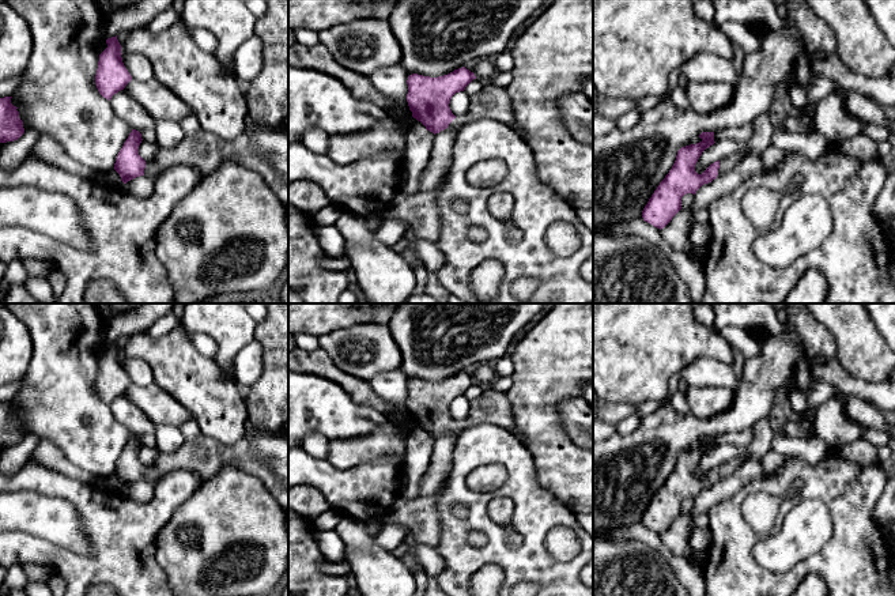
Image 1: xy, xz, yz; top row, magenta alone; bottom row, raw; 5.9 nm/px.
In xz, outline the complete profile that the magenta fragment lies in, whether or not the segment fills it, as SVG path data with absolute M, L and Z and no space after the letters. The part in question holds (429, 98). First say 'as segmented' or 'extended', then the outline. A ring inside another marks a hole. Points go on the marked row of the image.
extended | M465 67L438 78L409 75L407 102L412 117L434 135L446 128L458 135L464 125L476 120L495 120L520 135L505 87L484 82L483 88L471 97L469 110L464 116L456 117L452 113L449 107L452 97L464 91L473 79L475 73Z

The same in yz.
extended | M702 132L699 137L702 139L699 143L681 147L677 151L672 169L642 211L643 220L660 230L681 210L681 197L684 195L695 195L702 185L711 182L718 174L729 171L751 152L751 150L747 150L722 158L711 163L702 174L698 174L695 165L699 156L715 143L714 132Z

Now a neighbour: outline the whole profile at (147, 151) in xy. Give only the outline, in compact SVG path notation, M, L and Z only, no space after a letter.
M141 140L139 146L139 155L147 162L152 161L159 151L159 146L156 143L150 143L146 140Z

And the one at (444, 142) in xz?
M449 127L434 135L431 158L420 176L420 192L431 191L443 178L450 165L456 137L456 132L450 131Z

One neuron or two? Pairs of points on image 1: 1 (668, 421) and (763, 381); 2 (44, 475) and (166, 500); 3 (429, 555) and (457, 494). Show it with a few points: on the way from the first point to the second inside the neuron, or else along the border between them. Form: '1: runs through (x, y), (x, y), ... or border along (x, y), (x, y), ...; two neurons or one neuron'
1: runs through (693, 426), (724, 423), (743, 406); one neuron
2: runs through (74, 491), (106, 516), (136, 516); one neuron
3: border along (437, 547), (442, 559), (442, 570), (435, 578); two neurons

